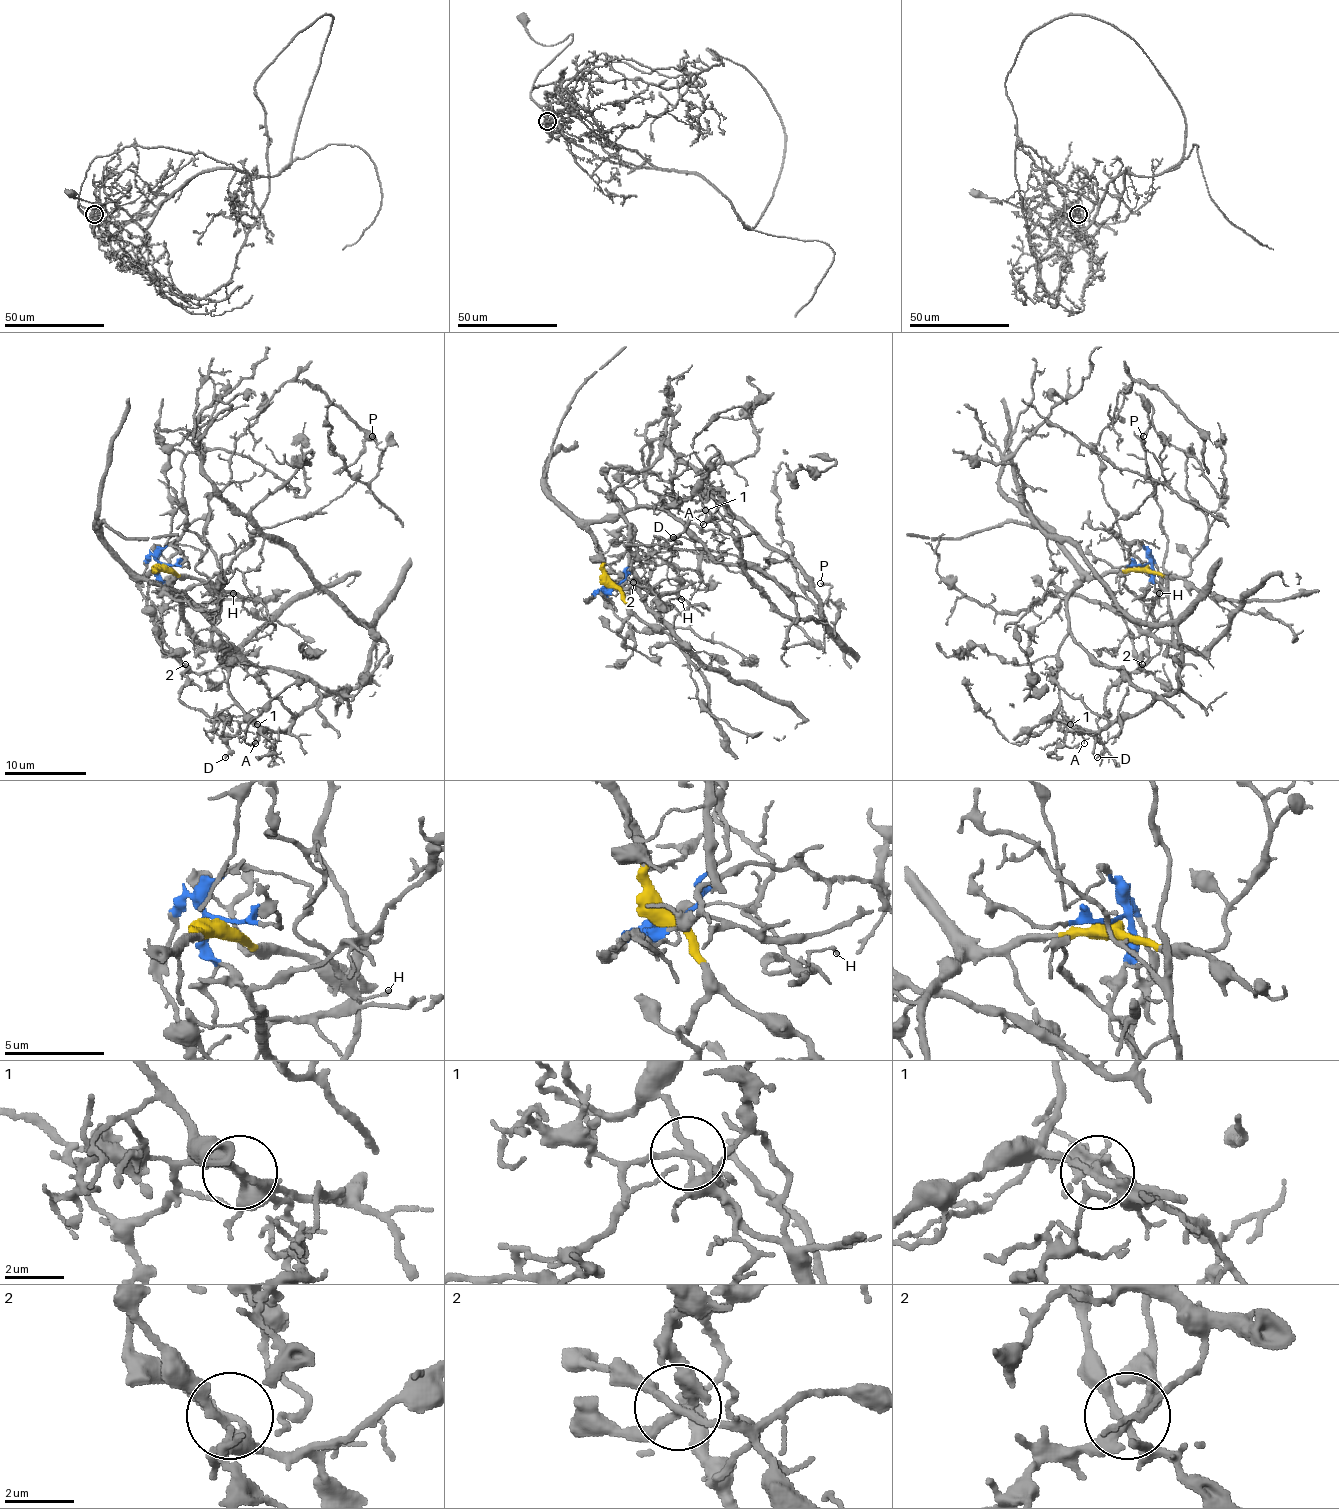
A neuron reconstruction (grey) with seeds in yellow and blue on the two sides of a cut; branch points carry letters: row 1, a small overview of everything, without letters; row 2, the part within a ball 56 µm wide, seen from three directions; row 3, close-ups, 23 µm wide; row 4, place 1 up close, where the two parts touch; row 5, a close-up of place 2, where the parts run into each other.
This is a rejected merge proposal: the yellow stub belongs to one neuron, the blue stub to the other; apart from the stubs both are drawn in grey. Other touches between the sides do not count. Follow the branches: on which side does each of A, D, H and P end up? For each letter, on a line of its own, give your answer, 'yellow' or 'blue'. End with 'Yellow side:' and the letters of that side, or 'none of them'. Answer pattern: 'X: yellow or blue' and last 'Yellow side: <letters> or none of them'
A: yellow
D: blue
H: blue
P: blue
Yellow side: A

